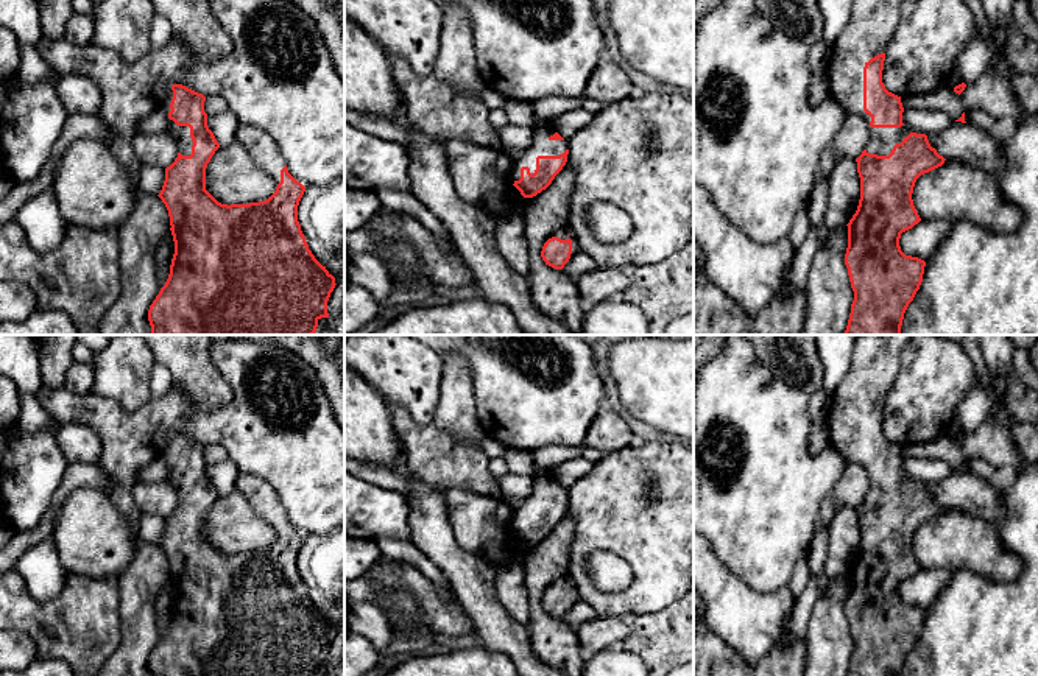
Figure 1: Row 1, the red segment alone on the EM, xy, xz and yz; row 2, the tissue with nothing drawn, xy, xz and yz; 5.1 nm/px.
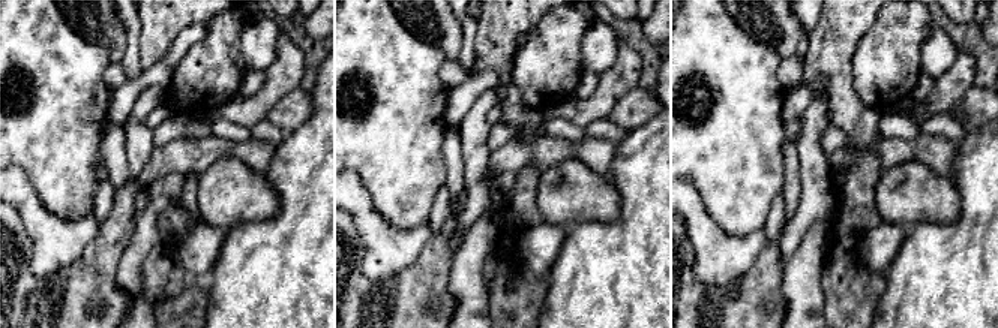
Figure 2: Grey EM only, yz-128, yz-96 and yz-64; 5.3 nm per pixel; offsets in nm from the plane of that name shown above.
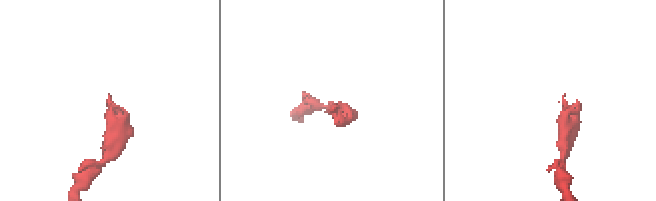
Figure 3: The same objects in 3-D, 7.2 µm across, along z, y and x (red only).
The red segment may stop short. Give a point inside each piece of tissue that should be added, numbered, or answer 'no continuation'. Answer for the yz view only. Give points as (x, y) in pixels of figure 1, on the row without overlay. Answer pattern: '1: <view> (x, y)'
1: yz (875, 365)

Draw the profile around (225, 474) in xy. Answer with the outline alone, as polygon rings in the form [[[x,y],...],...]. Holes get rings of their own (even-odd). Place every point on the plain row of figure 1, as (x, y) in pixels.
[[[229,458],[218,464],[207,466],[207,475],[220,495],[228,495],[237,489],[238,474],[237,466]]]

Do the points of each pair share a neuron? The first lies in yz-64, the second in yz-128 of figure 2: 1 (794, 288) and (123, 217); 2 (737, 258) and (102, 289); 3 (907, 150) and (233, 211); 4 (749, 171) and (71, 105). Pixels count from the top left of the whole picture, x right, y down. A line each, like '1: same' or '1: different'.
1: different
2: different
3: different
4: same

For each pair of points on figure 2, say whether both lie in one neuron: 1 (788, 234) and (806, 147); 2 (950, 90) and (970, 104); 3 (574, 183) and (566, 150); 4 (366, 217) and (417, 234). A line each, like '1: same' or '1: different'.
1: same
2: different
3: different
4: same

